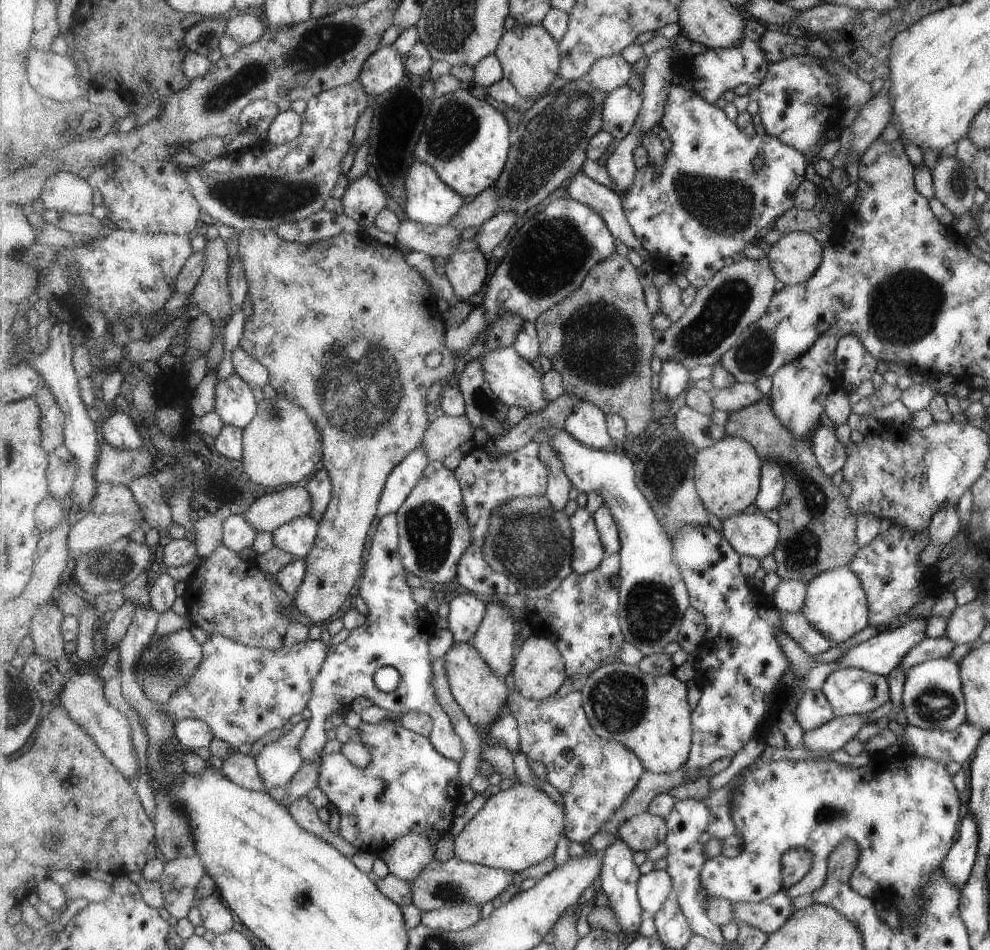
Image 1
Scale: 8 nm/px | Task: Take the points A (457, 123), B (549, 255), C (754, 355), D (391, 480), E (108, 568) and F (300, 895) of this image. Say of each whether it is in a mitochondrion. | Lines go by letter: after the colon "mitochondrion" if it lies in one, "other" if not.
A: mitochondrion
B: mitochondrion
C: mitochondrion
D: other
E: mitochondrion
F: mitochondrion

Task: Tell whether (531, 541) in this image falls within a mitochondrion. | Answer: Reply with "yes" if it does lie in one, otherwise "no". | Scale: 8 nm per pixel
yes

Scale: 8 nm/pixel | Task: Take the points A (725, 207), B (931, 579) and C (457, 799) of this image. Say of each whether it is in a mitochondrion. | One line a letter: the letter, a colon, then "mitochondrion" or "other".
A: mitochondrion
B: other
C: other

